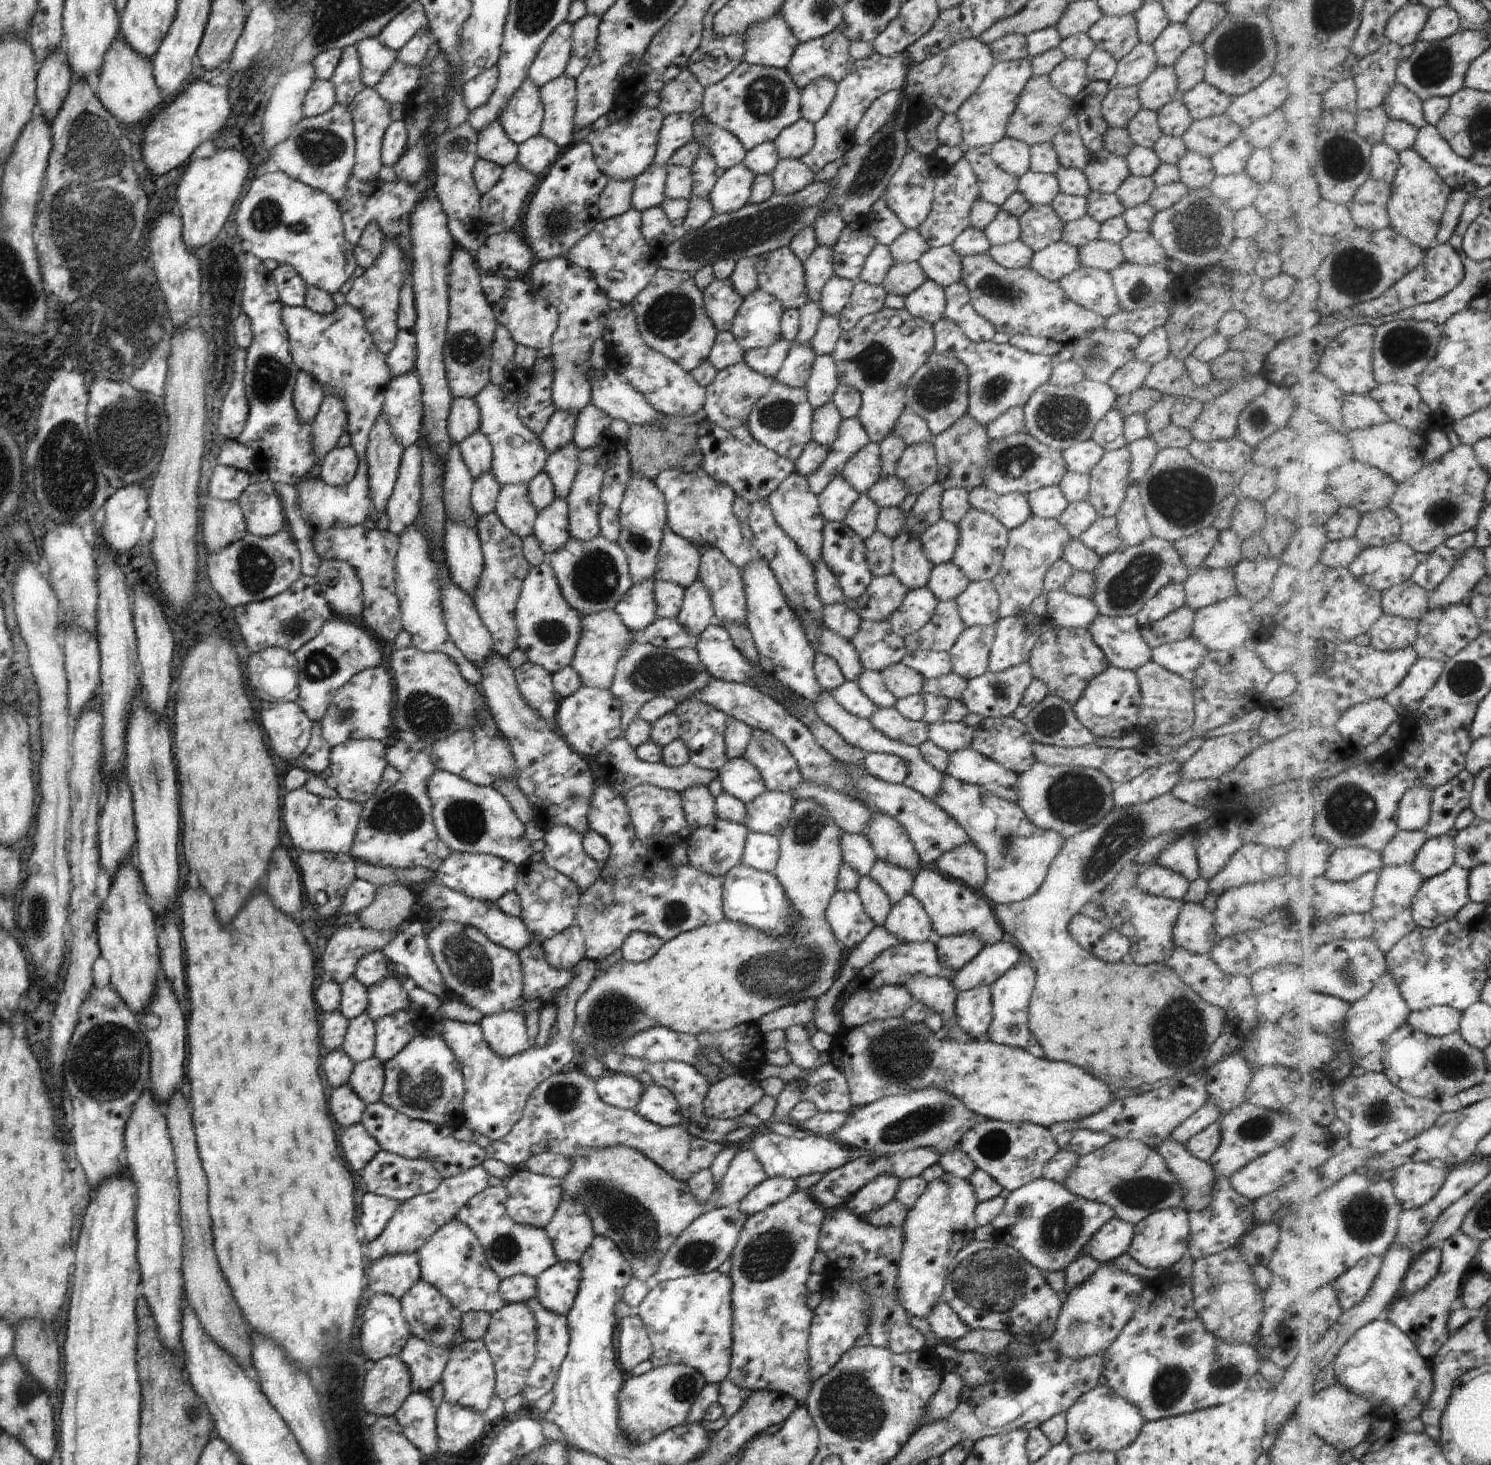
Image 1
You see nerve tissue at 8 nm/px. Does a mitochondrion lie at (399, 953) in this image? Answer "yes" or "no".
no

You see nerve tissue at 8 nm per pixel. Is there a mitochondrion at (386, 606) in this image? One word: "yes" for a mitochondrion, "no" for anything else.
no

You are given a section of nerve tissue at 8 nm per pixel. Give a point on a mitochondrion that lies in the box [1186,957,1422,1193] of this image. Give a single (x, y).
(1375, 1112)

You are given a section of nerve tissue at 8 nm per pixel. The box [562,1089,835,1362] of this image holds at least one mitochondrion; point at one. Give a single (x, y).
(633, 1225)

